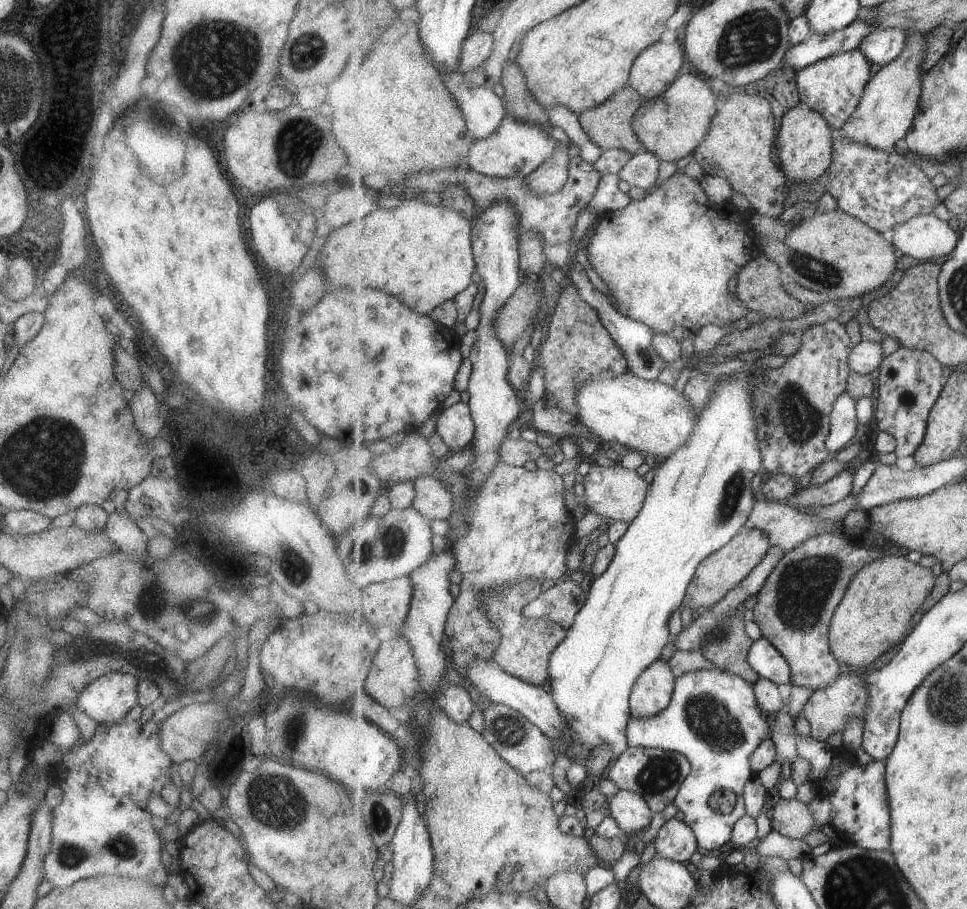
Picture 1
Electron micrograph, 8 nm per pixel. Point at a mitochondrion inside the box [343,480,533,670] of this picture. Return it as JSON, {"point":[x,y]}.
{"point":[388,545]}

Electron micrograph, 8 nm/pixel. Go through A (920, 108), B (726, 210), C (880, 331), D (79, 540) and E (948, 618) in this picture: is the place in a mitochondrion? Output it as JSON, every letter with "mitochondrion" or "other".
{"A":"other","B":"other","C":"other","D":"other","E":"other"}

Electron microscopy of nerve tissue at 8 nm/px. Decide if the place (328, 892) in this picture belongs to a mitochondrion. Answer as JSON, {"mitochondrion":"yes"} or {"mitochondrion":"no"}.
{"mitochondrion":"no"}

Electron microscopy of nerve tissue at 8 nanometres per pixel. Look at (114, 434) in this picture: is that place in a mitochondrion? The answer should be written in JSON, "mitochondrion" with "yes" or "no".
{"mitochondrion":"no"}

